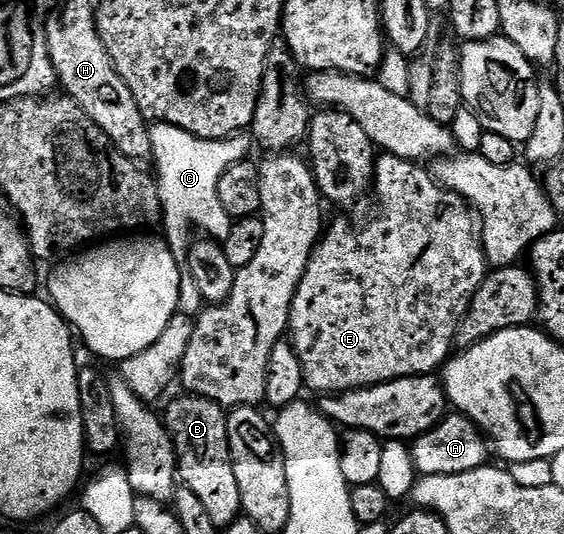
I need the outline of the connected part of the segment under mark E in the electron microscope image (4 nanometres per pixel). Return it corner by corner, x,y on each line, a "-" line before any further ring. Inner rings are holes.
381,153
376,159
374,179
374,194
380,197
380,202
384,205
380,218
374,219
365,230
360,230
357,234
352,231
352,226
348,222
336,222
333,226
331,223
323,231
320,241
316,243
316,248
312,251
312,258
308,262
306,272
298,284
292,301
286,331
292,346
298,352
298,360
302,360
304,385
309,391
321,390
319,393
324,396
343,394
346,390
361,390
395,378
405,378
415,374
436,374
453,353
460,321
466,316
472,298
483,284
490,267
487,258
484,257
482,238
478,233
478,226
474,221
474,214
469,203
464,201
462,195
440,185
425,167
423,170
420,166
423,165
411,158
399,158
393,154

